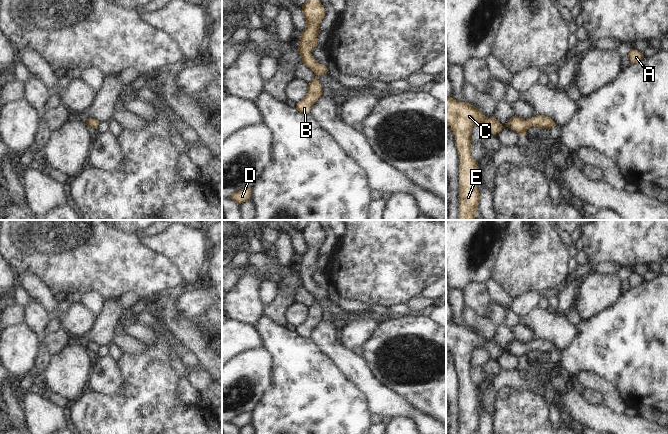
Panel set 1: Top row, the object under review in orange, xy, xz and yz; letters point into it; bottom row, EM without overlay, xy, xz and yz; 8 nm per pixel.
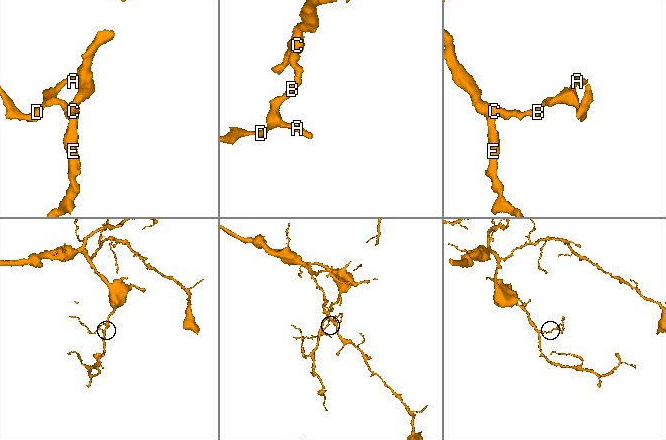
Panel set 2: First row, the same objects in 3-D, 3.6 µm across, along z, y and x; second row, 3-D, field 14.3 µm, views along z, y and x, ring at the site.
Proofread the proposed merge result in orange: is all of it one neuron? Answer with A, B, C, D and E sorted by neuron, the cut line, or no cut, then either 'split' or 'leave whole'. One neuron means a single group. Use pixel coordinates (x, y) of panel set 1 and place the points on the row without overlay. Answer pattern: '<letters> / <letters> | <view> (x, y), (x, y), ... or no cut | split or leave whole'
A B C D E | no cut | leave whole

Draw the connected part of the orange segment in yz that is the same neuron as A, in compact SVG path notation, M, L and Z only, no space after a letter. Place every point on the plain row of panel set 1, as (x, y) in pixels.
M631 273L628 281L631 287L638 287L644 282L644 279L637 274Z

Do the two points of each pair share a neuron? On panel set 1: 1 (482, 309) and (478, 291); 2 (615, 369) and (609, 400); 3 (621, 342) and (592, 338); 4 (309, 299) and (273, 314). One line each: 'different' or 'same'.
1: same
2: different
3: same
4: different

